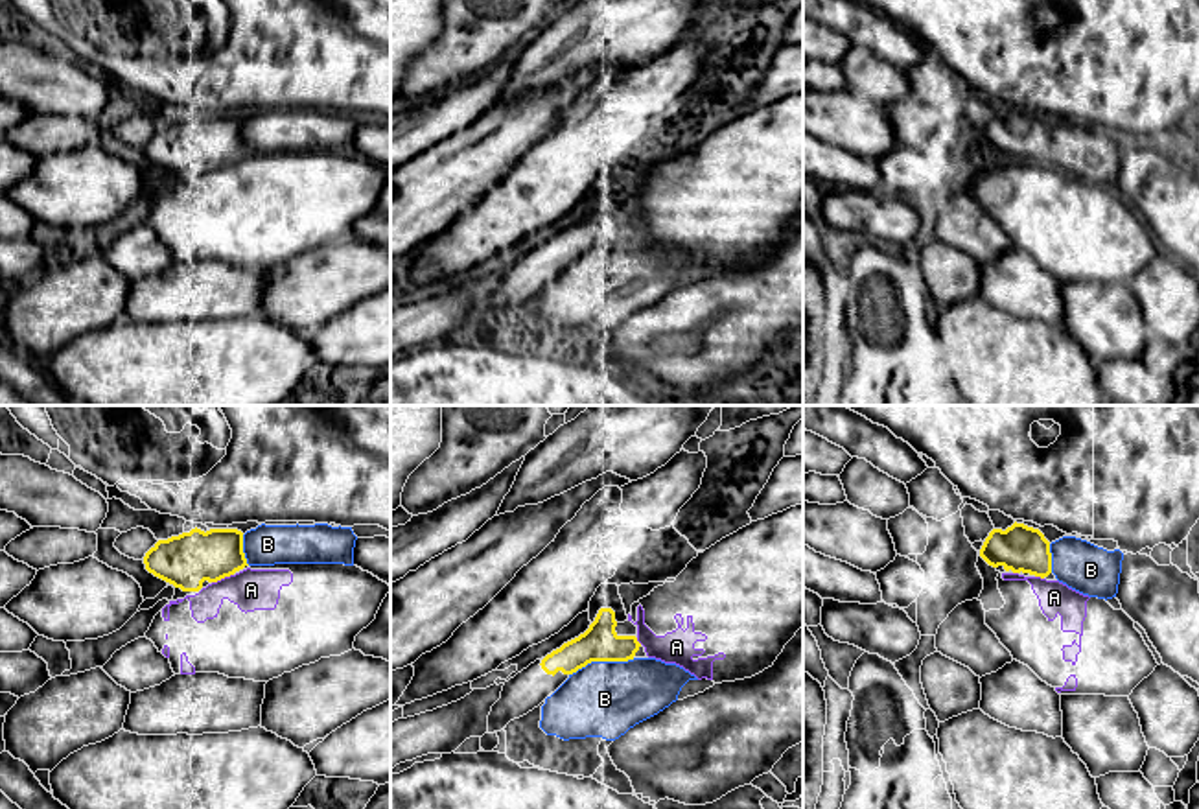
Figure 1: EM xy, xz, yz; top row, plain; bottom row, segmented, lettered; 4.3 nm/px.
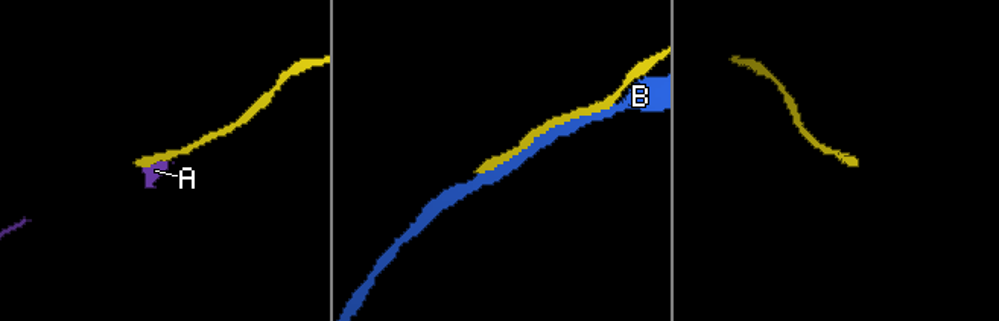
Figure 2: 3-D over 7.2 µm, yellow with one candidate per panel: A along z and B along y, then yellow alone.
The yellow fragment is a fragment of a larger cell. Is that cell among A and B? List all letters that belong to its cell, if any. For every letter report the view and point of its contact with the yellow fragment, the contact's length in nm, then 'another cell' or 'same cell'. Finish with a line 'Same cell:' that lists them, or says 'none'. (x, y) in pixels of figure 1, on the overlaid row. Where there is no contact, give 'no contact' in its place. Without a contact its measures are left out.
A: contact xy (221, 577); length 100 nm; another cell
B: contact xz (601, 660); length 300 nm; another cell
Same cell: none

